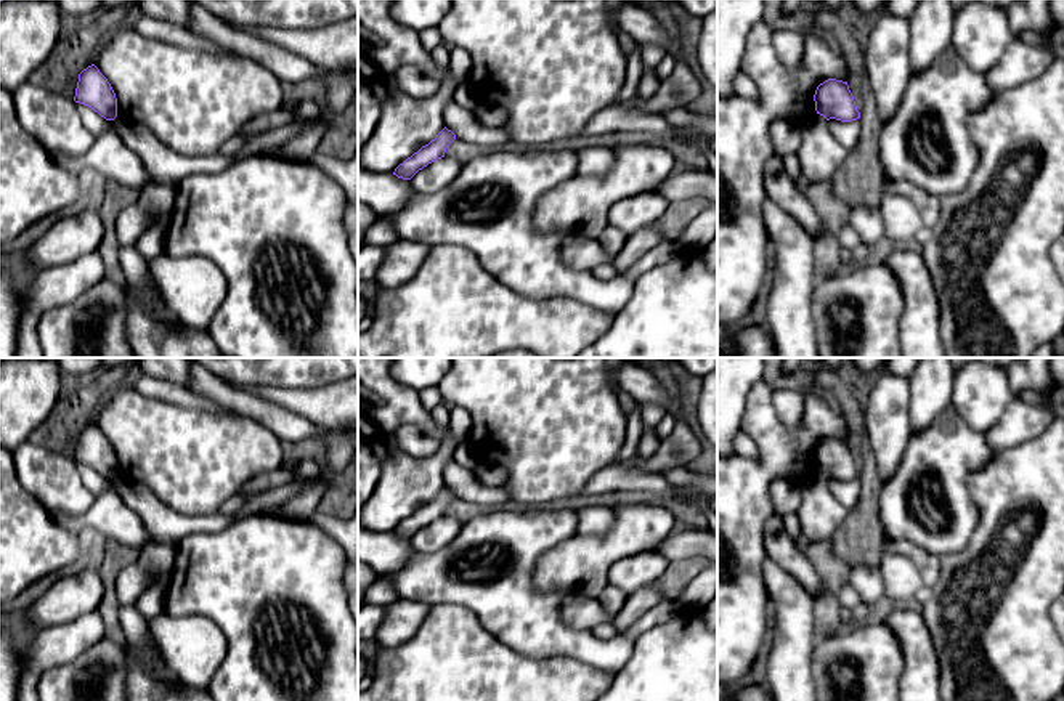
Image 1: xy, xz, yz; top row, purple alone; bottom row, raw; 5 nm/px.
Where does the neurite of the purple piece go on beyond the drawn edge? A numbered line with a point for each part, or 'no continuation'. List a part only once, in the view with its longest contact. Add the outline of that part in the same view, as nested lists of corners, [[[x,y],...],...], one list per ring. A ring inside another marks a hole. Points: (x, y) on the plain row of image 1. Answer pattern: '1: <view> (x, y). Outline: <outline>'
no continuation

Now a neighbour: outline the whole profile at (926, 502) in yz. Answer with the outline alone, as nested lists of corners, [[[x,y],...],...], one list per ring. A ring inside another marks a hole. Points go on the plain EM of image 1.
[[[952,404],[931,427],[912,432],[899,472],[879,491],[887,539],[913,542],[939,558],[966,549],[981,518],[968,478],[995,454]]]

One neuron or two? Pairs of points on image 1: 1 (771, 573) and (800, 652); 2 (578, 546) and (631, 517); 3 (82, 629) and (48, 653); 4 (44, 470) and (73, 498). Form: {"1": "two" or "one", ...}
{"1": "one", "2": "one", "3": "one", "4": "one"}

